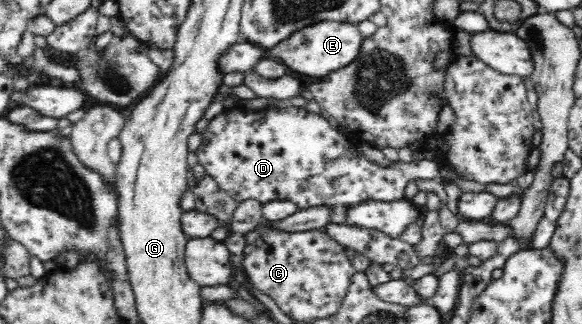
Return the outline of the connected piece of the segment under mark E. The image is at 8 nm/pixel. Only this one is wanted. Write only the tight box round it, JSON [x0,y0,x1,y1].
[268,20,363,78]

